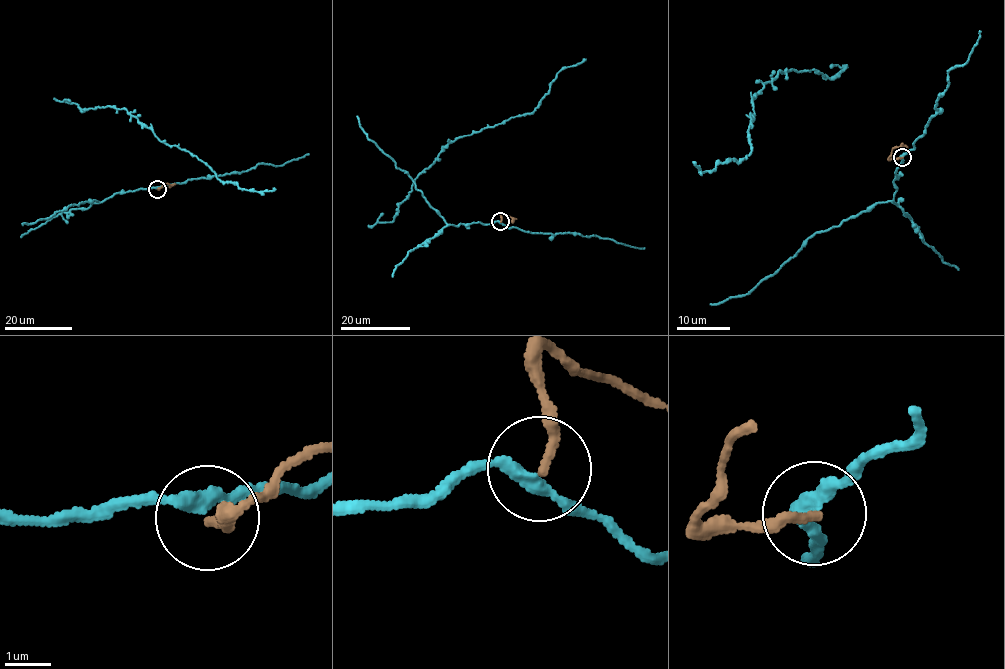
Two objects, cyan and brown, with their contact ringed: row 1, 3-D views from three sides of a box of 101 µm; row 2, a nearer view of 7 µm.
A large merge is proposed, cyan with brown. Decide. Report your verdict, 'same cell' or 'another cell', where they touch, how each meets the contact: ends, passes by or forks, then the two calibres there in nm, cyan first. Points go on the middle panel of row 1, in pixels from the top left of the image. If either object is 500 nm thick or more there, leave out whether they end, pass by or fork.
another cell; at (500, 221); cyan passes by; brown ends there; 280 nm thick on the cyan side, 200 nm on the other

